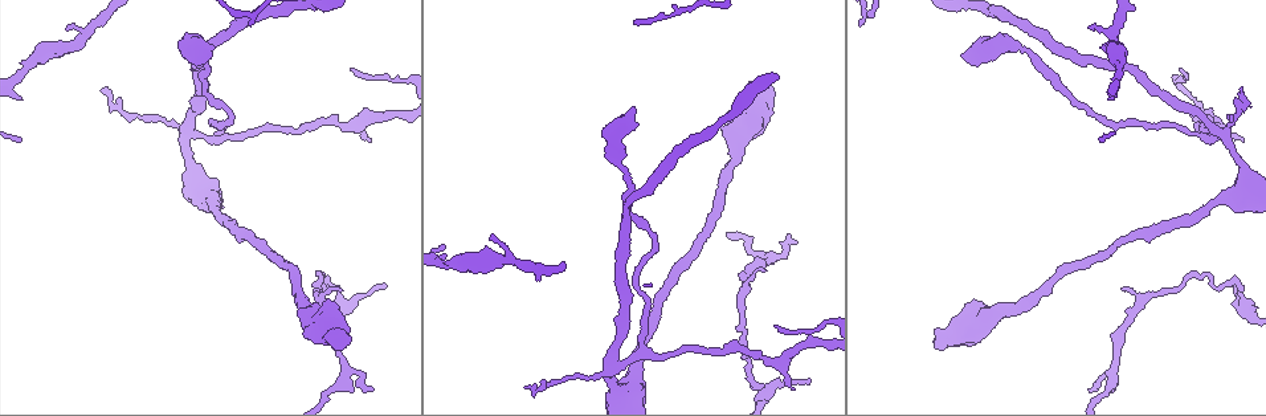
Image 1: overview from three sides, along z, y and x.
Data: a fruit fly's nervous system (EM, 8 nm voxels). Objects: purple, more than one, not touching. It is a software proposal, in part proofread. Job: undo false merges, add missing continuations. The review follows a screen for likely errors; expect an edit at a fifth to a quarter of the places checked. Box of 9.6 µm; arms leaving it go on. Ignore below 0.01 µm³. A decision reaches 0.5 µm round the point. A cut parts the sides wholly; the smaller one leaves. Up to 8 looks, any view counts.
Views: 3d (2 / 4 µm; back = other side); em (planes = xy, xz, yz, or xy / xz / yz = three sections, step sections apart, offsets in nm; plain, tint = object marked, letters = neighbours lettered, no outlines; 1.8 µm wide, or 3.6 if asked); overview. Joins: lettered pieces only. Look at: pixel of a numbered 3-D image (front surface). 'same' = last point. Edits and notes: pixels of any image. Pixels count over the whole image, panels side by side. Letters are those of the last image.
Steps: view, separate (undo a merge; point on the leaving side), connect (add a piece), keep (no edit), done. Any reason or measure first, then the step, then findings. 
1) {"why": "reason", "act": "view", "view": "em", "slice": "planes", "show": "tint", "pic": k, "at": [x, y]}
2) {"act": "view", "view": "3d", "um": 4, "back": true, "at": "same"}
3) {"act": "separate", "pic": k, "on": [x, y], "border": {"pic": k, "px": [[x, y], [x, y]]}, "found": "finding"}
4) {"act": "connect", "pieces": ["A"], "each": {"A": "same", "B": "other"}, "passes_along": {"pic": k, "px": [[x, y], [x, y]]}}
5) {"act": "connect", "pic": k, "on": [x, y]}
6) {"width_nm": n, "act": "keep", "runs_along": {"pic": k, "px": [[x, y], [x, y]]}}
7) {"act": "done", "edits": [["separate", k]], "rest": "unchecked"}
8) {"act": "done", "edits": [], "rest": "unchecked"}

{"why": "free end", "act": "view", "view": "3d", "um": 4, "pic": 1, "at": [367, 389]}

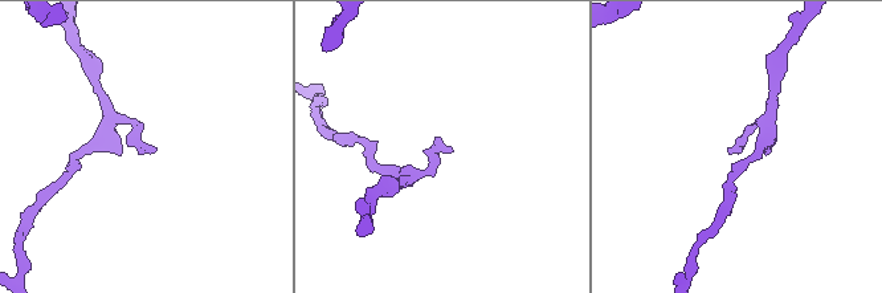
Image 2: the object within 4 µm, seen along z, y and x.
{"why": "shape alone is not enough", "act": "view", "view": "em", "slice": "planes", "show": "plain", "pic": 2, "at": [727, 151]}

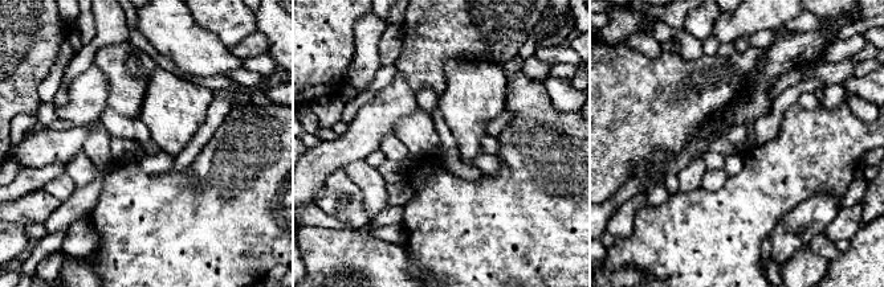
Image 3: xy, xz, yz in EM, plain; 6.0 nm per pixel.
{"why": "what lies round it", "act": "view", "view": "em", "slice": "planes", "show": "letters", "at": "same"}

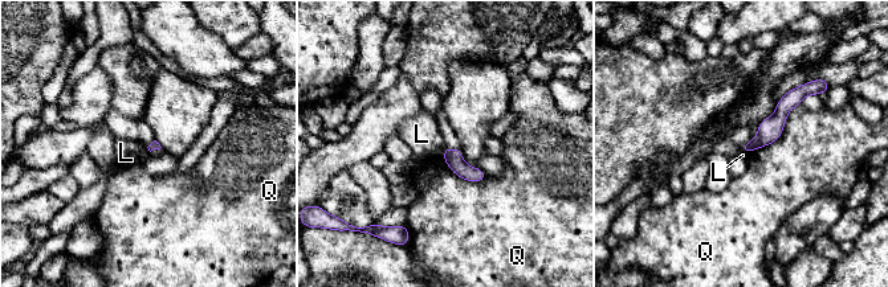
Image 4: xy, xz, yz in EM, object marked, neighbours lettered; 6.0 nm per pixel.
{"act": "keep", "each": {"L": "other", "Q": "other"}, "border": {"pic": 4, "px": [[445, 147], [442, 155]]}, "found": "none of them fits"}

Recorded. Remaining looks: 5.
{"why": "thick turns thin", "act": "view", "view": "em", "slice": "planes", "show": "letters", "pic": 1, "at": [188, 135]}

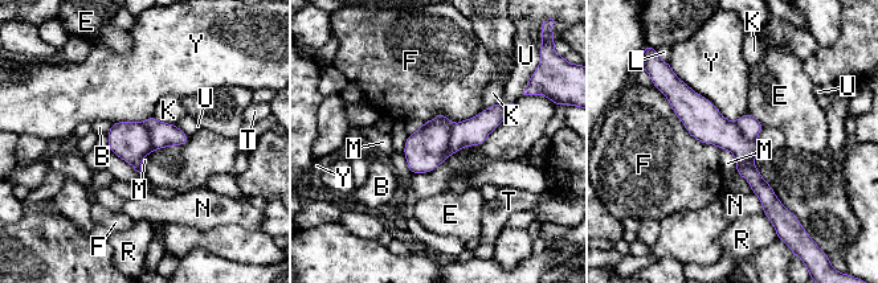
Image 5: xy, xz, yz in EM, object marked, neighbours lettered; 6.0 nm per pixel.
{"longest_contact_nm": ["F", 500], "act": "separate", "pic": 5, "on": [474, 131], "each": {"B": "other", "E": "other", "F": "other", "K": "other", "L": "other", "M": "other", "N": "other", "R": "other", "T": "other", "U": "other", "Y": "other"}, "border": {"pic": 5, "px": [[453, 124], [444, 159]]}, "found": "two cells meet here"}

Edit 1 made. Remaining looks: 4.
{"why": "redraw", "act": "view", "view": "overview"}

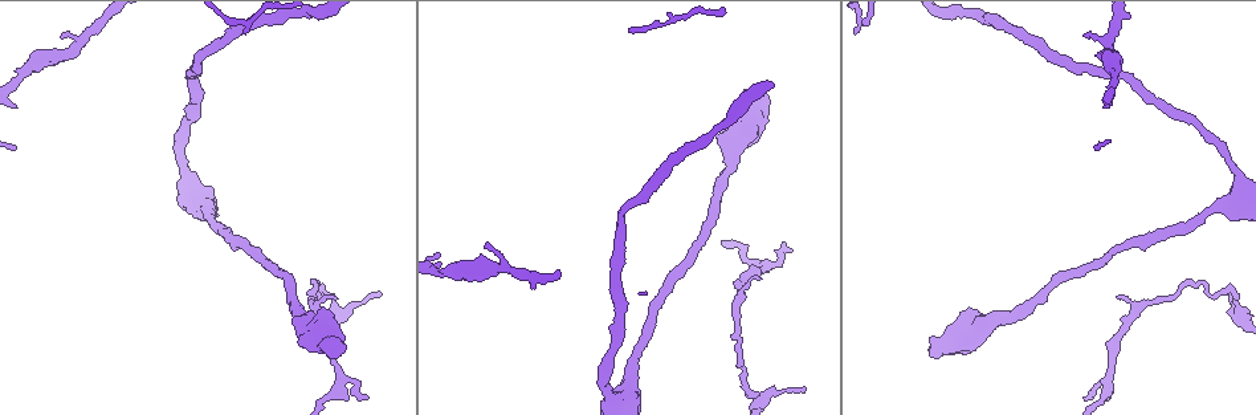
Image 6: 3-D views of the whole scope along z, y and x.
{"act": "view", "view": "em", "slice": "xy", "step": 8, "show": "letters", "pic": 6, "at": [1105, 107]}

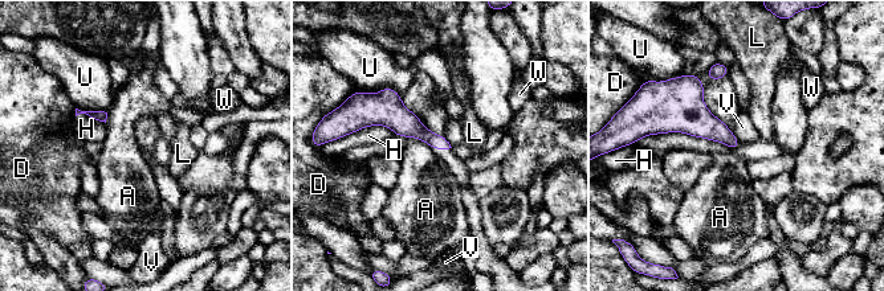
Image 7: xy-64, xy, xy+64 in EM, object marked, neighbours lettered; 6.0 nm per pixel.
{"act": "view", "view": "em", "slice": "planes", "show": "letters", "at": "same"}

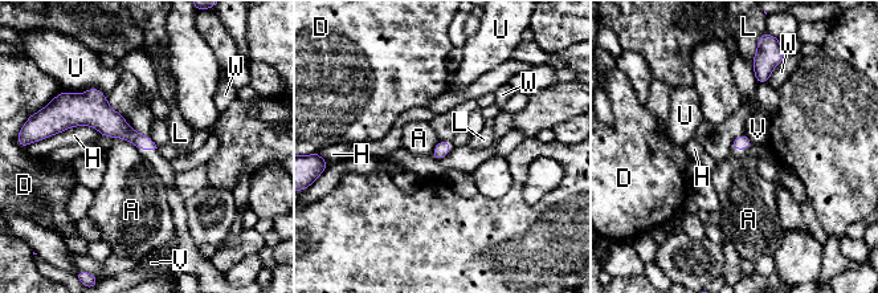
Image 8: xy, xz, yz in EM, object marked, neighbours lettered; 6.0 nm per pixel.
{"act": "keep", "each": {"A": "other", "D": "other", "H": "other", "L": "other", "U": "other", "V": "other", "W": "other"}, "runs_along": {"pic": 8, "px": [[72, 121], [103, 118], [151, 146]]}, "found": "none of them fits"}

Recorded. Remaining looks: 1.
{"act": "done", "edits": [["separate", 5]], "rest": "unchecked"}

